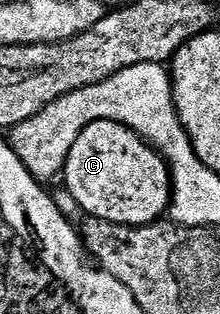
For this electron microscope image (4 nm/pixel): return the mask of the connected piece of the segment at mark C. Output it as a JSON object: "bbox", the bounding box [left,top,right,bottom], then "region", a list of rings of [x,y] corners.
{"bbox":[64,120,170,226],"region":[[[96,120],[80,132],[76,144],[72,144],[72,152],[66,157],[65,178],[64,188],[76,200],[79,211],[91,218],[111,222],[113,226],[148,226],[159,221],[170,208],[169,166],[154,147],[119,122]]]}

